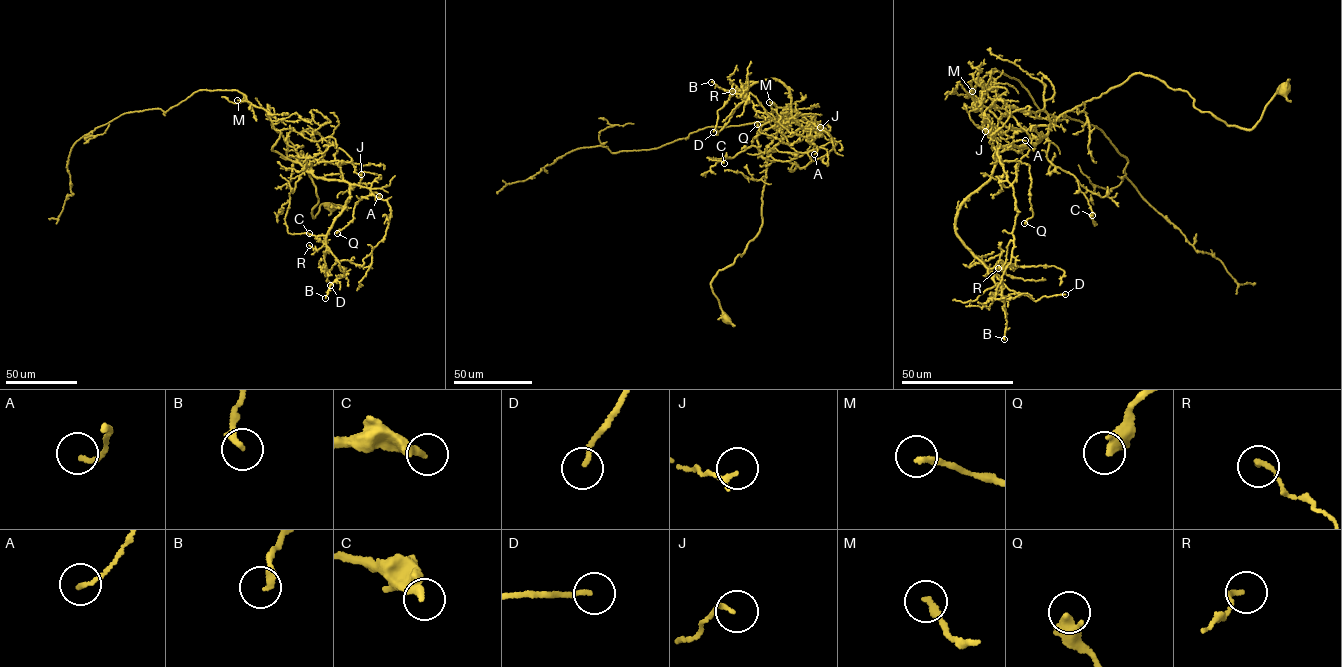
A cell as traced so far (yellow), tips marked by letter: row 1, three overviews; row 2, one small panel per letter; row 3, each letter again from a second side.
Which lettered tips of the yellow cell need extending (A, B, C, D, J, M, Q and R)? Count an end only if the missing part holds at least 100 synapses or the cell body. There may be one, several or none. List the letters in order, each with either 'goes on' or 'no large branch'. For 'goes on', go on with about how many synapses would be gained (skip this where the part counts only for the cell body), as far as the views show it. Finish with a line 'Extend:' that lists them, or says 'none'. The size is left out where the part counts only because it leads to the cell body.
A: no large branch
B: no large branch
C: no large branch
D: no large branch
J: no large branch
M: no large branch
Q: no large branch
R: no large branch
Extend: none

